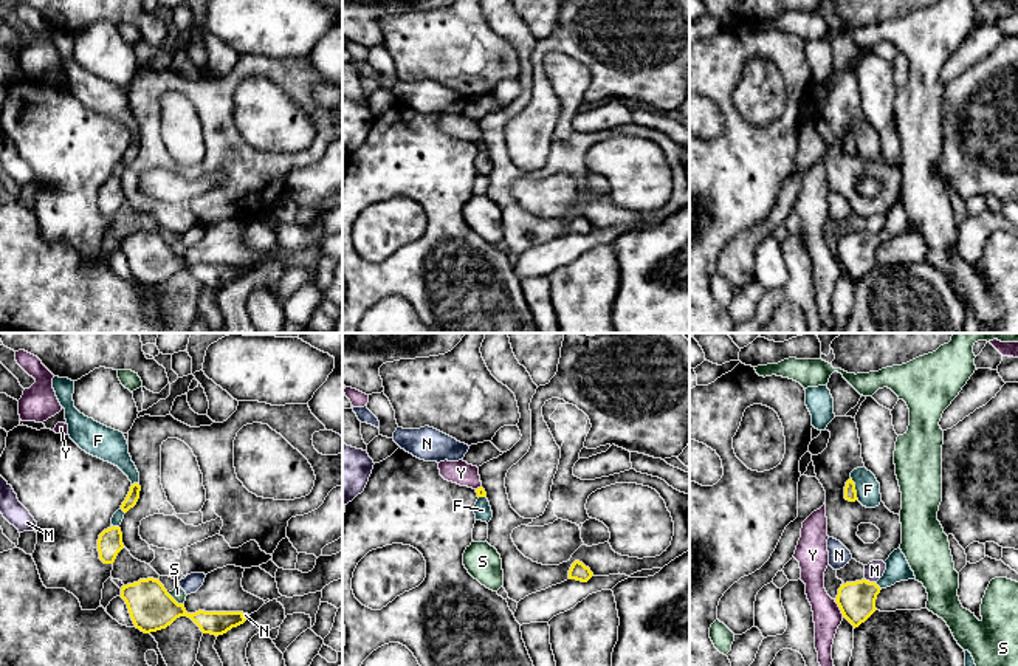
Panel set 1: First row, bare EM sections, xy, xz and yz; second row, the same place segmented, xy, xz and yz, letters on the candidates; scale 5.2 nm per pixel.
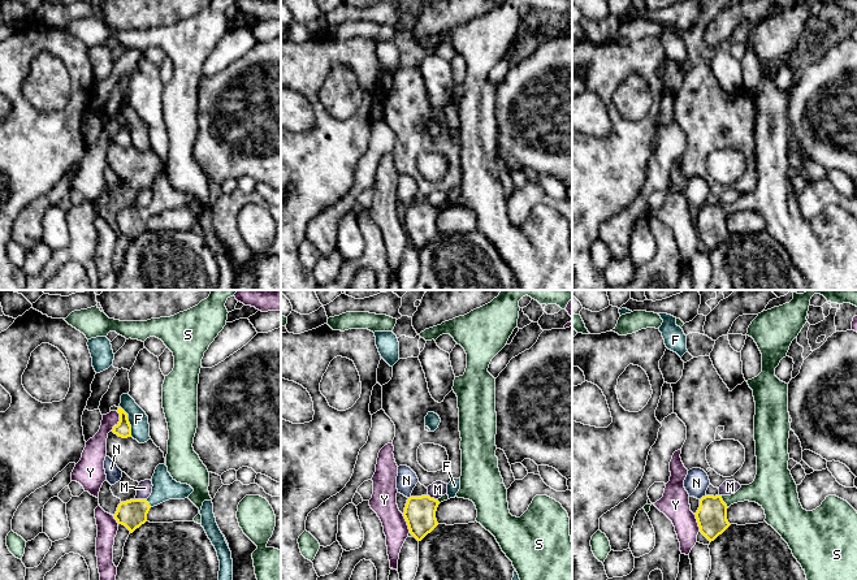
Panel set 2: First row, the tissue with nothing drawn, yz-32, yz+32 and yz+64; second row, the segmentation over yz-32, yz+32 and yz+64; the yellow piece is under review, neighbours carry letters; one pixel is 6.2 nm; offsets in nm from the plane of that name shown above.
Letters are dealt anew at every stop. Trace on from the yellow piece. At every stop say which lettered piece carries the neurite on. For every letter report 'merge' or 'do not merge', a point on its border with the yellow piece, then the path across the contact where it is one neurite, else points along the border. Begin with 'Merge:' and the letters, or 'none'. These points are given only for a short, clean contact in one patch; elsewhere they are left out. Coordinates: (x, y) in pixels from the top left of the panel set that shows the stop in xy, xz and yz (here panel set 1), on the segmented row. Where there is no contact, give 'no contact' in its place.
Merge: F
F: merge; contact yz (854, 488)
M: do not merge; contact yz (868, 581)
N: do not merge; contact xy (244, 617)
S: do not merge; contact xy (174, 600)
Y: do not merge; contact yz (840, 609)

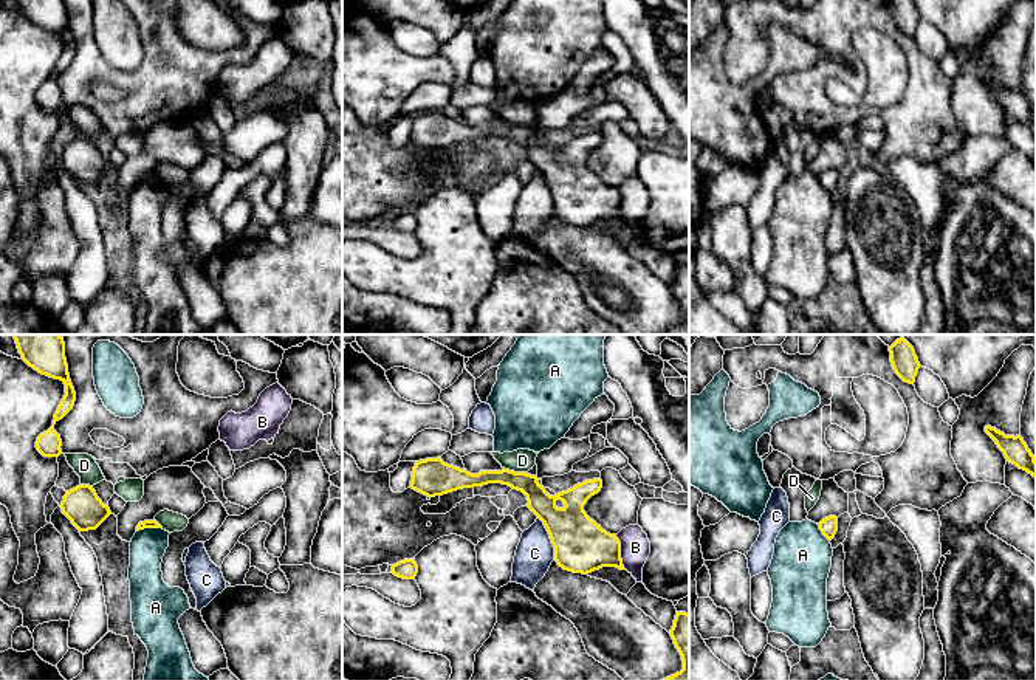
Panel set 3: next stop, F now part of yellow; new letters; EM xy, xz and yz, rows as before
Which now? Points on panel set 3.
Merge: none
A: do not merge; contact xy (149, 527); border xy (161, 527), (144, 527), (137, 532)
B: do not merge; contact xz (620, 552)
C: do not merge; contact xz (550, 538)
D: do not merge; contact xz (513, 471)

